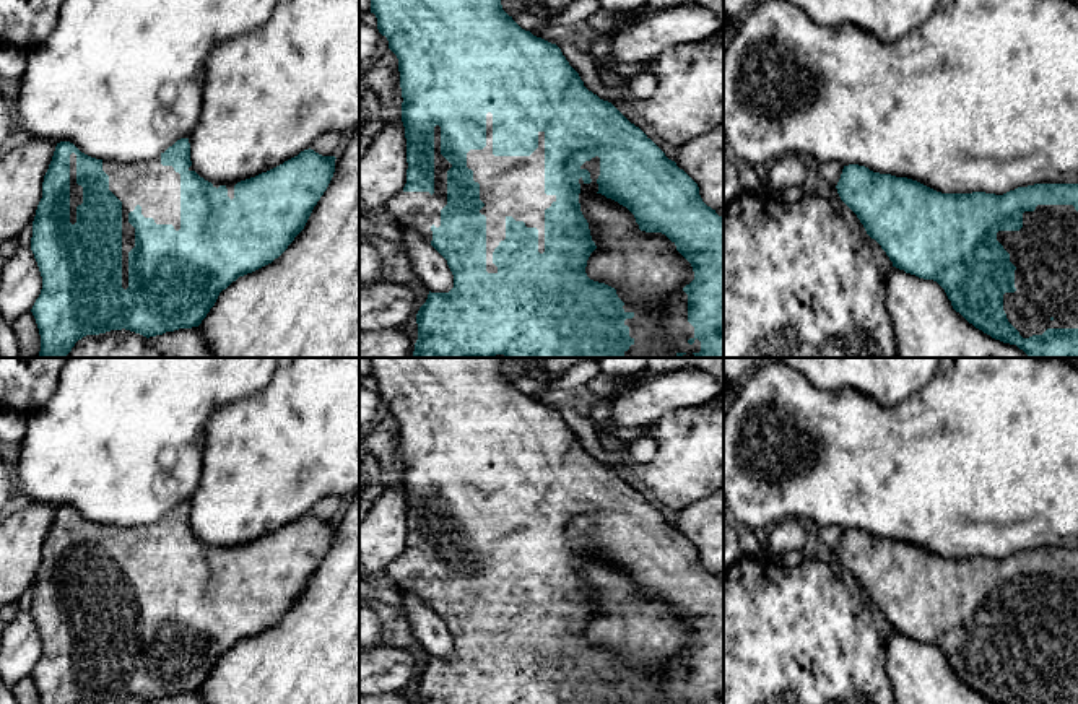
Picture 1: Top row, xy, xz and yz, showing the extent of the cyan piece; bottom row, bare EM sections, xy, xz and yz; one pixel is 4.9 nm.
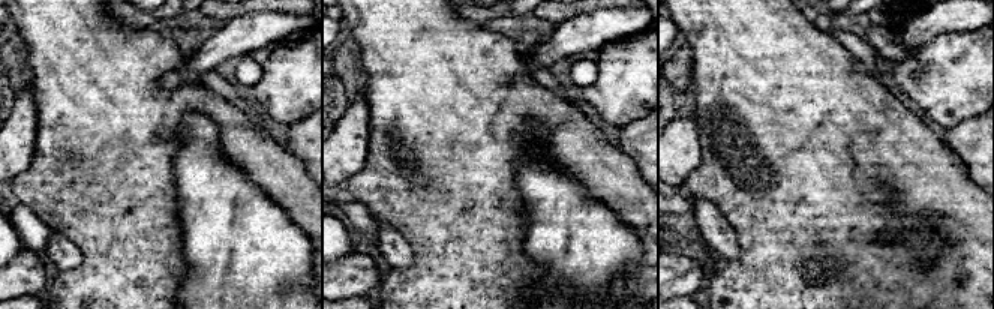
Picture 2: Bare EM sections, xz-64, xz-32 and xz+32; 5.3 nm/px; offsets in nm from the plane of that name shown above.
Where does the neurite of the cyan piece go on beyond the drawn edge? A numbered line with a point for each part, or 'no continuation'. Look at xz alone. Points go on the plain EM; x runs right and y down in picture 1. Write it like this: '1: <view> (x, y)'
1: xz (509, 550)

